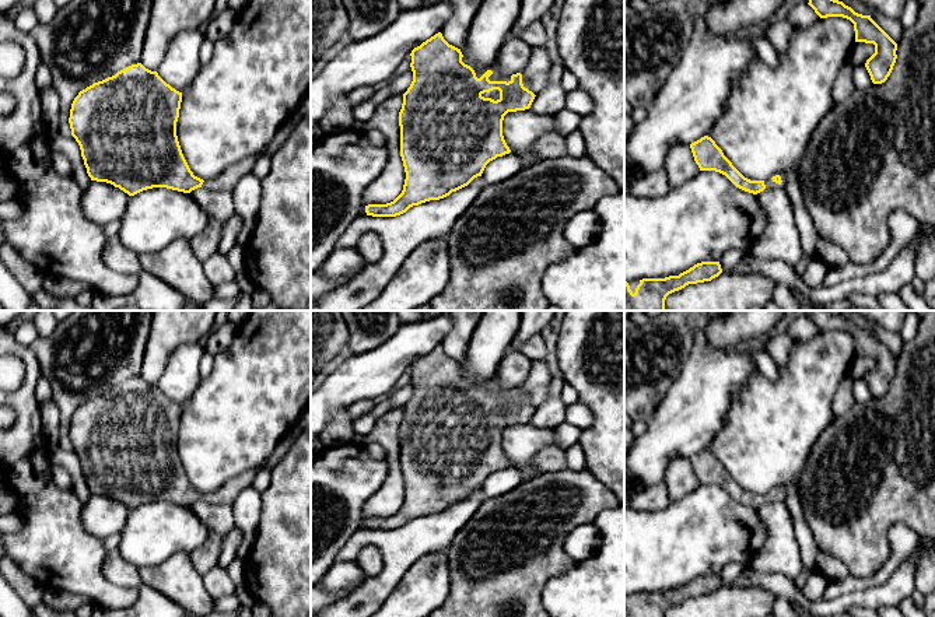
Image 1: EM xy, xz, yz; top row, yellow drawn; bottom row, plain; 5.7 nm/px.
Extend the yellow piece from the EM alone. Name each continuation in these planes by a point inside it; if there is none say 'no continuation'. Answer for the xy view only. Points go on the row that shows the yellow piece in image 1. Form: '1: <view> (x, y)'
1: xy (226, 181)

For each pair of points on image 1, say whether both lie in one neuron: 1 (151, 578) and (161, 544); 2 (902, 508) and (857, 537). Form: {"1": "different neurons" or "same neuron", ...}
{"1": "different neurons", "2": "same neuron"}

